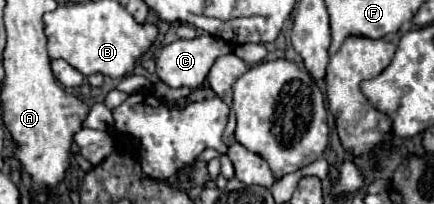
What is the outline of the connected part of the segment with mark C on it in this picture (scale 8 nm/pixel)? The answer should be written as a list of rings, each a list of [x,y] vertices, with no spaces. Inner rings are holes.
[[[197,35],[195,39],[177,39],[161,49],[161,53],[157,57],[157,75],[161,81],[165,81],[171,87],[197,89],[197,87],[201,87],[201,83],[207,77],[215,59],[221,55],[227,55],[231,51],[233,51],[233,47],[215,35]]]

